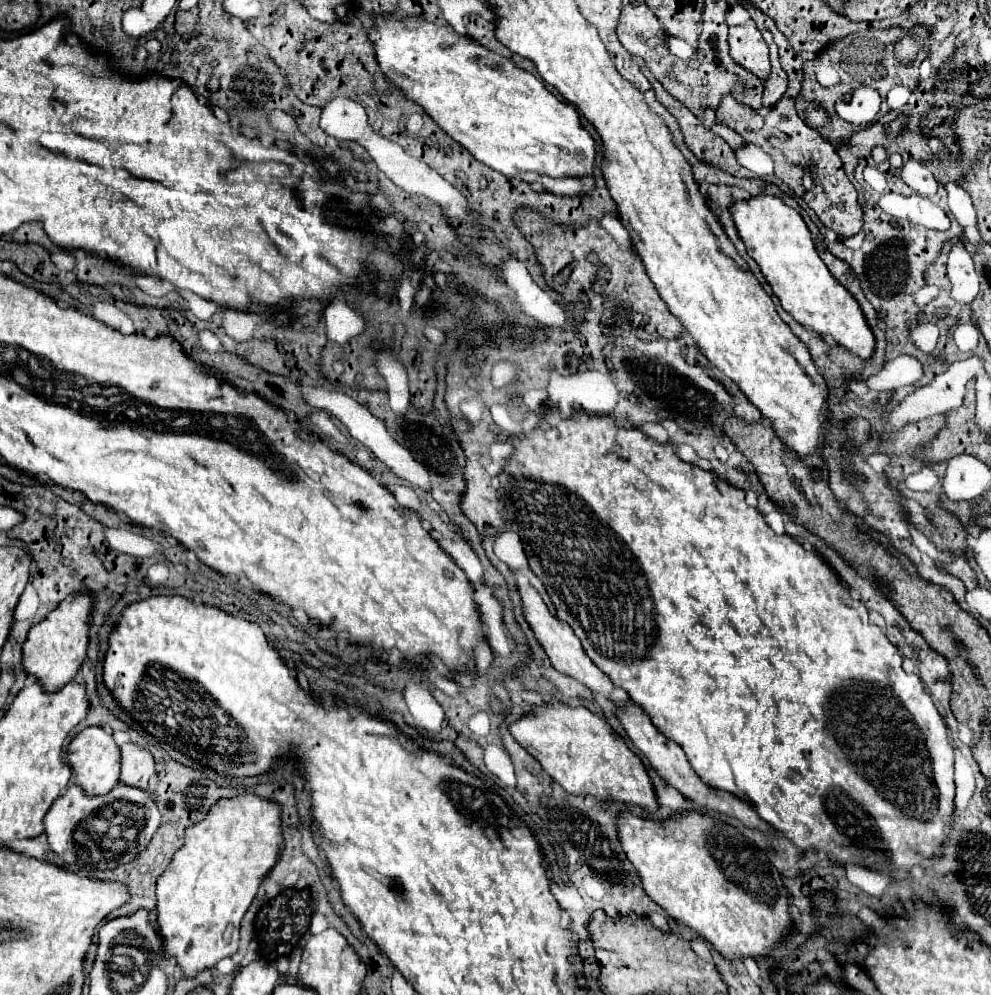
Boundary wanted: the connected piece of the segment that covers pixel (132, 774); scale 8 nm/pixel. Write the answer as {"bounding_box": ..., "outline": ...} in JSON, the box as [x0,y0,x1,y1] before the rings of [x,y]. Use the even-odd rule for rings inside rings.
{"bounding_box":[121,742,155,788],"outline":[[[127,742],[121,746],[121,782],[137,788],[147,788],[155,772],[155,758],[147,748]]]}

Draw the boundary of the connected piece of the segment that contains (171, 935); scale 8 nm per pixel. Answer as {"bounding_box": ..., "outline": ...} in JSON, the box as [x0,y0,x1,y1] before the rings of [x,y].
{"bounding_box":[157,792,281,976],"outline":[[[253,792],[219,798],[203,820],[185,828],[183,846],[157,880],[157,924],[165,938],[165,956],[175,956],[185,976],[237,952],[239,924],[281,850],[281,808]]]}

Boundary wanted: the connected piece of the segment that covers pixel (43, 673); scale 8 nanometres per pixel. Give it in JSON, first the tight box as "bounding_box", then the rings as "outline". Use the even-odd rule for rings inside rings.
{"bounding_box":[23,590,93,692],"outline":[[[79,590],[69,594],[55,610],[47,614],[45,620],[29,630],[27,642],[23,644],[23,668],[29,676],[37,678],[45,690],[57,692],[77,676],[83,660],[87,658],[91,612],[93,594],[89,590]]]}

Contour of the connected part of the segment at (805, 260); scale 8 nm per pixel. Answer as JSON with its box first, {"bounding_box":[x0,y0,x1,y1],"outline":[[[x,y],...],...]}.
{"bounding_box":[731,194,875,360],"outline":[[[763,194],[747,202],[735,202],[731,214],[749,256],[759,264],[781,306],[817,336],[833,338],[851,354],[869,360],[875,352],[875,336],[853,294],[833,278],[825,262],[819,258],[801,214],[785,206],[781,198]]]}

